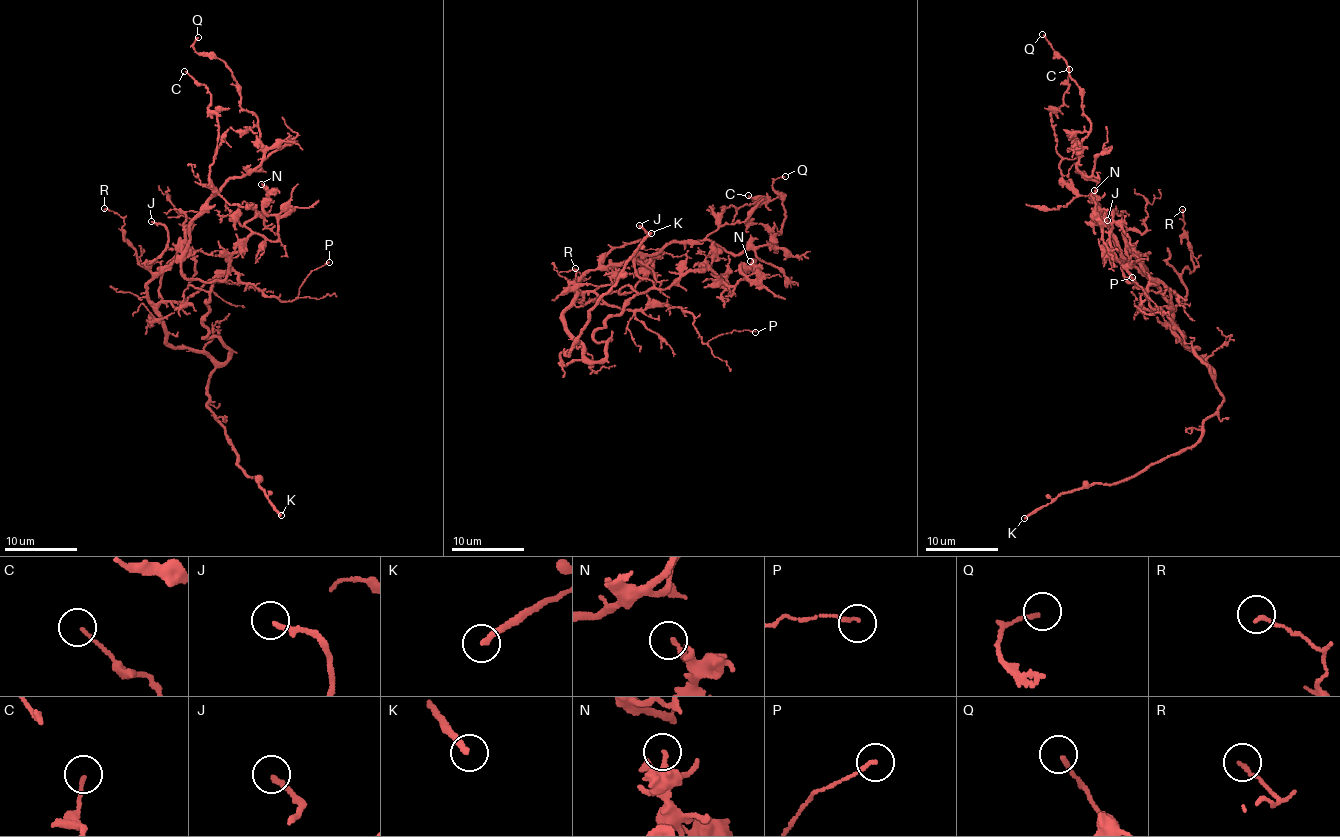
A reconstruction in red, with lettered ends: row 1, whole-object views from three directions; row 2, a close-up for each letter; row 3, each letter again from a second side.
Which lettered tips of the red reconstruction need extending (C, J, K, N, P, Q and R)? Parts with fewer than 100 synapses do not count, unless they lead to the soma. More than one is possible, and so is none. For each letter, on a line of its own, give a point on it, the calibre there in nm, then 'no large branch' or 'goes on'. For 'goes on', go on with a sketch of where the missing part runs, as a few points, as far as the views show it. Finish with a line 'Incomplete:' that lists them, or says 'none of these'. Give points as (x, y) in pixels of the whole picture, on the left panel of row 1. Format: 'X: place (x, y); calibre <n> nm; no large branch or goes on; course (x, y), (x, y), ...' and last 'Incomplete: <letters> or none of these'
C: place (184, 71); calibre 120 nm; no large branch
J: place (151, 221); calibre 200 nm; no large branch
K: place (281, 515); calibre 240 nm; goes on; course (281, 515), (284, 529), (275, 534), (283, 531), (291, 543), (282, 549), (227, 522), (192, 516)
N: place (261, 184); calibre 190 nm; no large branch
P: place (329, 262); calibre 130 nm; no large branch
Q: place (198, 37); calibre 150 nm; no large branch
R: place (104, 208); calibre 140 nm; no large branch
Incomplete: K

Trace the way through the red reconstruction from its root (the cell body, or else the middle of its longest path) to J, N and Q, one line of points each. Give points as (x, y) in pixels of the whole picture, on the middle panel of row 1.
J: (580, 282), (583, 276), (597, 268), (601, 258), (613, 249), (645, 238), (647, 234), (639, 225)
N: (580, 282), (591, 270), (639, 255), (636, 271), (658, 288), (690, 271), (711, 270), (733, 286), (750, 261)
Q: (580, 282), (674, 242), (777, 251), (772, 237), (786, 214), (772, 185), (785, 176)

